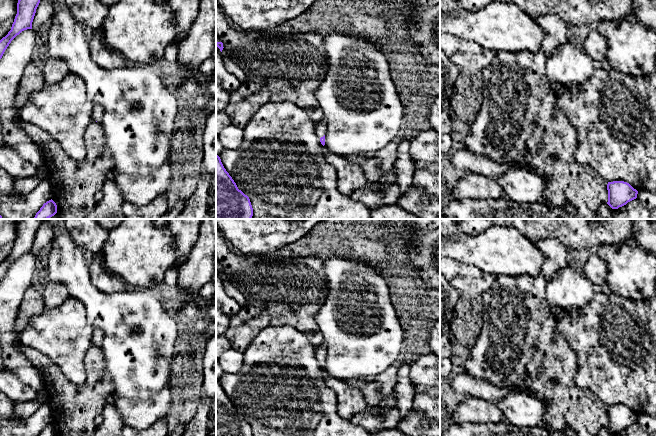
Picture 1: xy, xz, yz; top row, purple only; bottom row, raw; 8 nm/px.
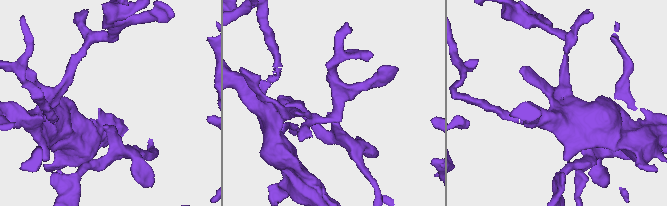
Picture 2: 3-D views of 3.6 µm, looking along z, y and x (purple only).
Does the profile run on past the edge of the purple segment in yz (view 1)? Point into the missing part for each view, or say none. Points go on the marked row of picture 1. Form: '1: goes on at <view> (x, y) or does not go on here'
1: does not go on here

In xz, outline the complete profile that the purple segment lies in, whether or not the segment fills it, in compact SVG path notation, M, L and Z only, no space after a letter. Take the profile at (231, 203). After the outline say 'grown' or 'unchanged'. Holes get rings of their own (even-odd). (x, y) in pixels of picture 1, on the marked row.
M216 155L216 219L251 219L252 216L253 208L249 197L238 189L220 157Z; unchanged

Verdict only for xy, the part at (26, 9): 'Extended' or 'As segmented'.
As segmented

